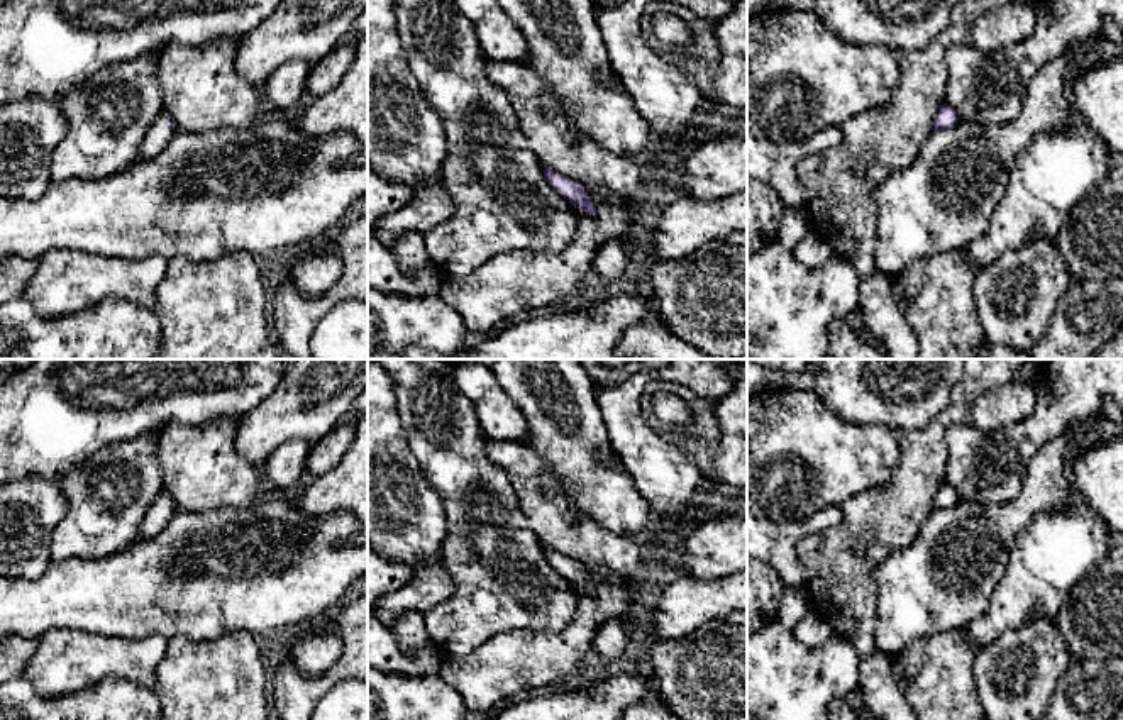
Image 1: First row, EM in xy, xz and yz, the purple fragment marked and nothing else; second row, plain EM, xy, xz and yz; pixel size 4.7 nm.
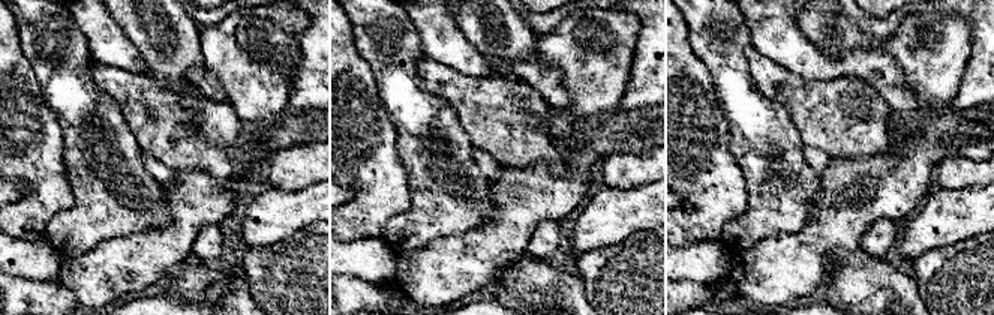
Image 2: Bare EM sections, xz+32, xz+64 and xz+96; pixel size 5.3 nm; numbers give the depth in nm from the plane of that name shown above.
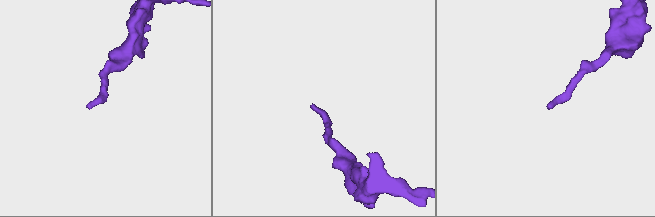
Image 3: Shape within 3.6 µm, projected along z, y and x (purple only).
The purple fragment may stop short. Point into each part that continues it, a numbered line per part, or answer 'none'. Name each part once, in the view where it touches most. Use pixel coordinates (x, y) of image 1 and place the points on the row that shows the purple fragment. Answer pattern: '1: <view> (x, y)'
1: xy (158, 136)

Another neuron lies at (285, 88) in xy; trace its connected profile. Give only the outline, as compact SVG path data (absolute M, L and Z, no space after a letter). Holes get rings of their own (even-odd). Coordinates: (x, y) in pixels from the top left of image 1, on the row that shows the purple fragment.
M290 61L279 66L263 85L264 102L285 115L298 114L307 103L307 78L312 64Z

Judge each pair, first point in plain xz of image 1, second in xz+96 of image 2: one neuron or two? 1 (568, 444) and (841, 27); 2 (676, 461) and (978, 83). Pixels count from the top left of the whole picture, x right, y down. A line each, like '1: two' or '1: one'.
1: one
2: two

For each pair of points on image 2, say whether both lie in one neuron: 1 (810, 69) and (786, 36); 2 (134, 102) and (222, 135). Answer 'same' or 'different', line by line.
1: same
2: different

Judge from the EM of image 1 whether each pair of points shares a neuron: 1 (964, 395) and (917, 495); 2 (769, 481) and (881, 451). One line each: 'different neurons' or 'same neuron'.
1: same neuron
2: same neuron

